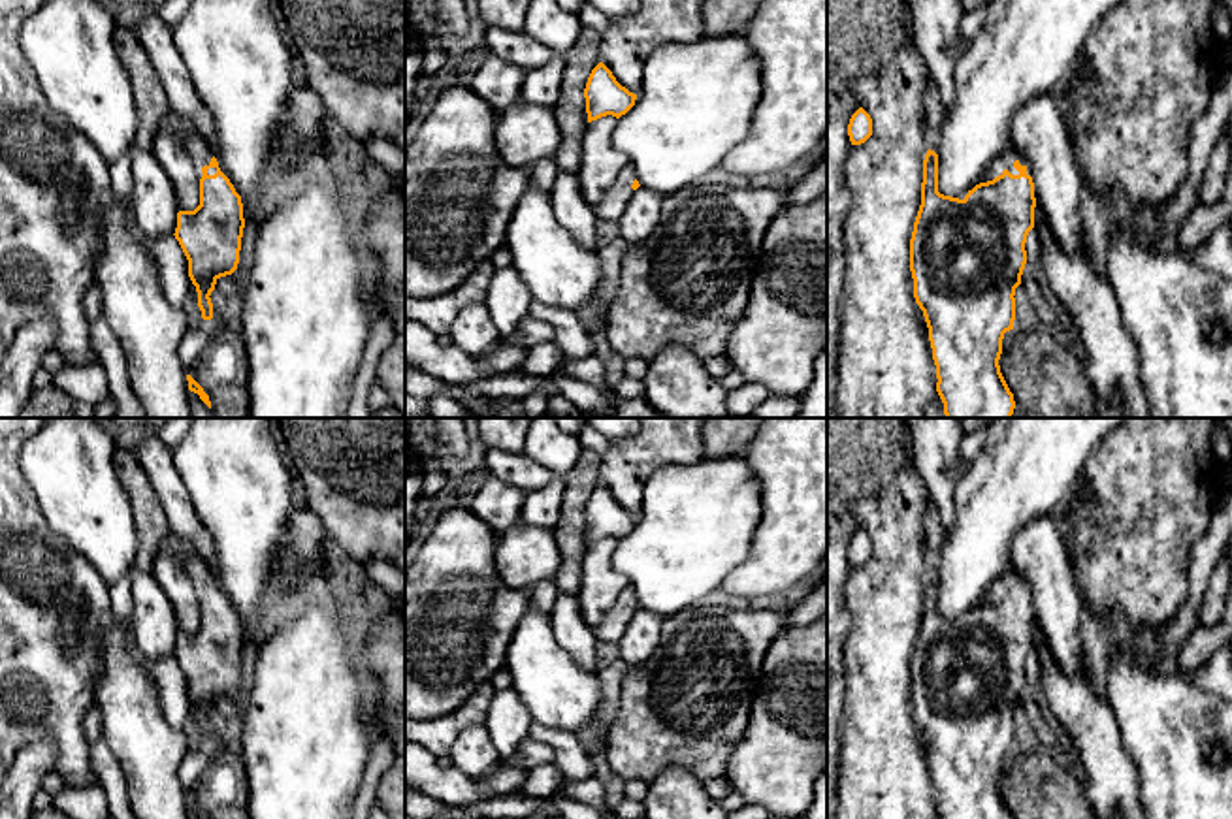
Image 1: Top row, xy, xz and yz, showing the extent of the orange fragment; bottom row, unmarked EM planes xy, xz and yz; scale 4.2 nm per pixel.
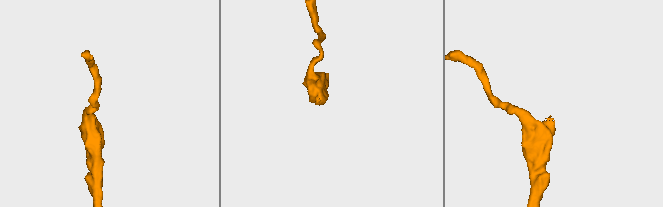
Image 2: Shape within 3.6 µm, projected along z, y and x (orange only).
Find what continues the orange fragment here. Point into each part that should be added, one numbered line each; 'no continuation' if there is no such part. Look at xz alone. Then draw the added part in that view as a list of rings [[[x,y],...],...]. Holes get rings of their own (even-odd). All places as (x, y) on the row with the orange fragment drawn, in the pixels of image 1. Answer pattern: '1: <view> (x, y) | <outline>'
1: xz (613, 204) | [[[625,168],[614,185],[603,194],[601,201],[593,205],[597,218],[618,222],[624,215],[627,201],[633,196],[633,181],[637,179],[631,168]]]

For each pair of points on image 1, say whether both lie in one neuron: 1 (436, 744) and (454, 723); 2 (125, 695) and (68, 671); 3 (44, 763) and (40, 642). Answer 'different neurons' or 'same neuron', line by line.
1: same neuron
2: different neurons
3: different neurons

